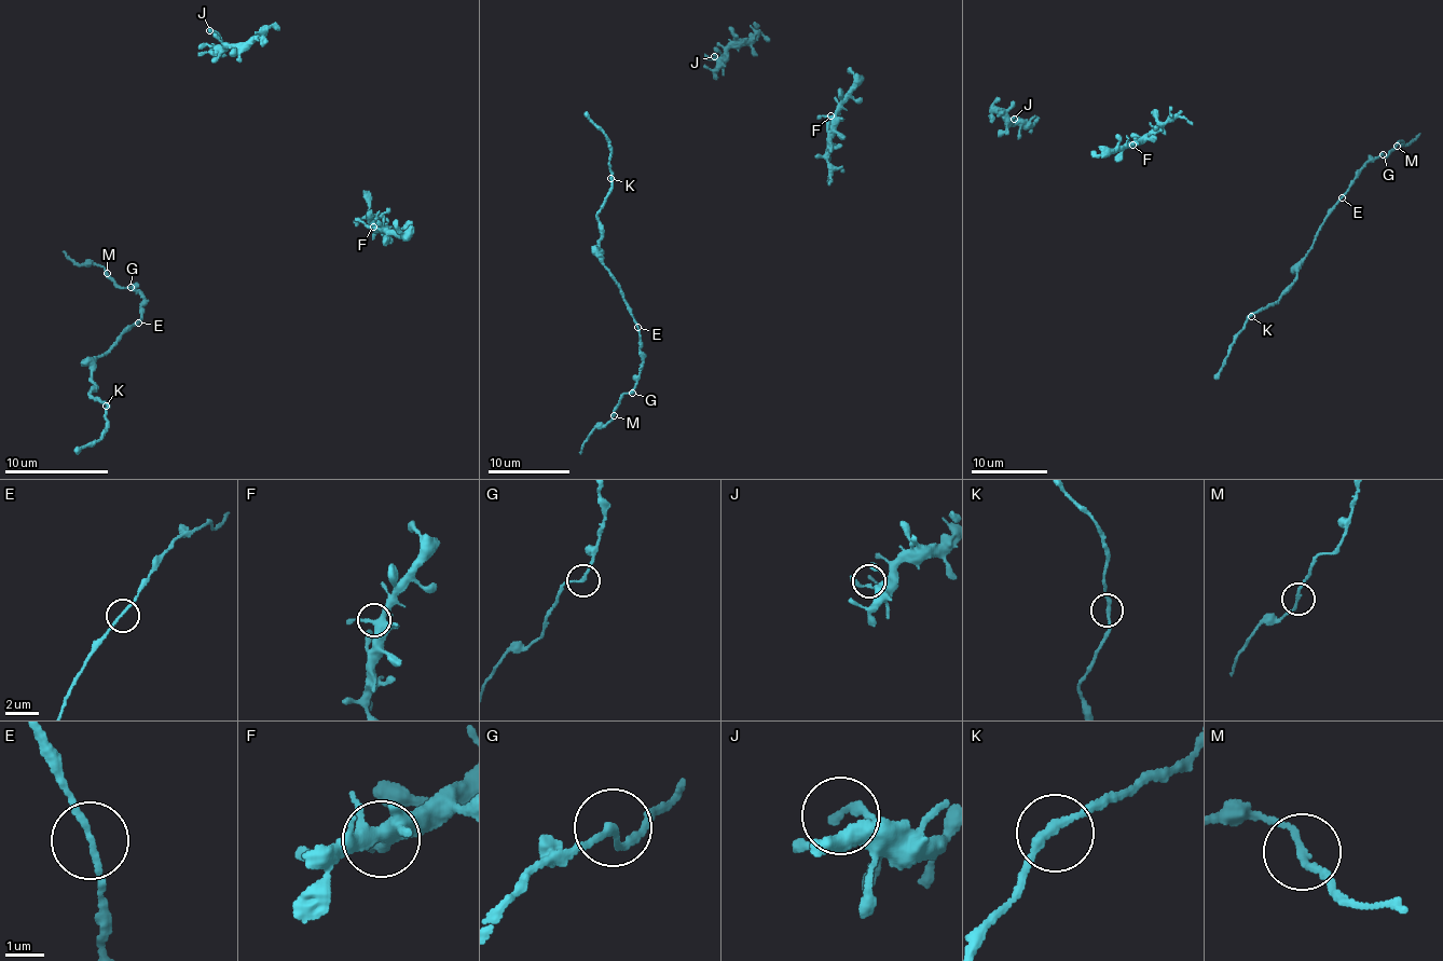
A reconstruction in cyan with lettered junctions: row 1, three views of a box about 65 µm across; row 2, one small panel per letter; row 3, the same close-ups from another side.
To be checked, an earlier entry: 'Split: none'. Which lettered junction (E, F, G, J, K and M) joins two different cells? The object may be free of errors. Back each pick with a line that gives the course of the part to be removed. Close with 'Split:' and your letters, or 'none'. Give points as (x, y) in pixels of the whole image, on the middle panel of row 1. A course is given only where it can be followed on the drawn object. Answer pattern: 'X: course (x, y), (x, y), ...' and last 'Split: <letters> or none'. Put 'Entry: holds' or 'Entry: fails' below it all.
Split: none
Entry: holds

